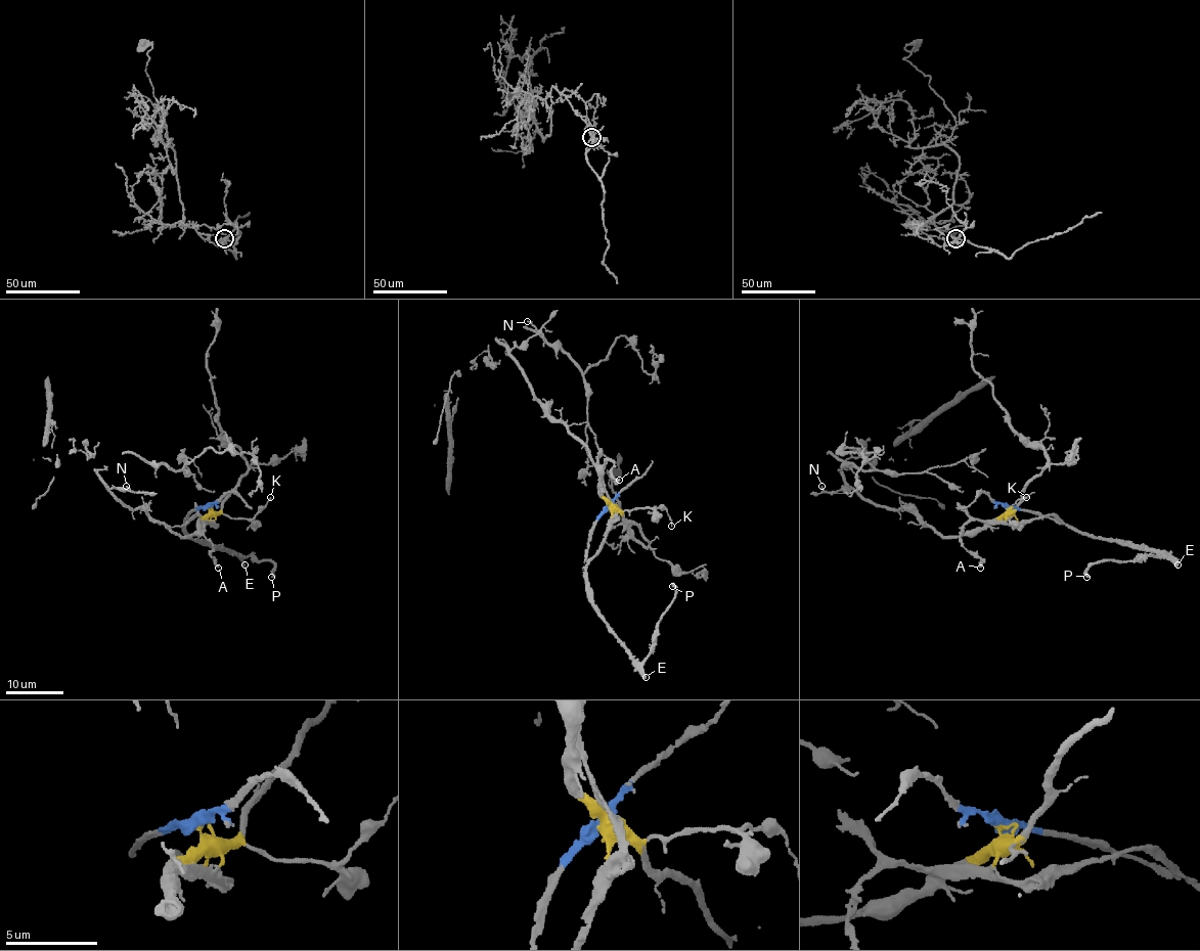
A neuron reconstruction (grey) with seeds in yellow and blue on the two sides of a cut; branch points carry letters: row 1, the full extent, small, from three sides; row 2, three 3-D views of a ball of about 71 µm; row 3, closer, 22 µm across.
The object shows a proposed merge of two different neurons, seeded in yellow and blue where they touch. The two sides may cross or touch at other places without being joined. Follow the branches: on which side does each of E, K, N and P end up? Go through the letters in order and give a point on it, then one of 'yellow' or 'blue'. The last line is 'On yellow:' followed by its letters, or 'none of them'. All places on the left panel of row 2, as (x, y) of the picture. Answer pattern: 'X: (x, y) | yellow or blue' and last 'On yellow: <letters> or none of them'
E: (245, 564) | blue
K: (270, 497) | yellow
N: (126, 486) | yellow
P: (271, 577) | blue
On yellow: K, N

